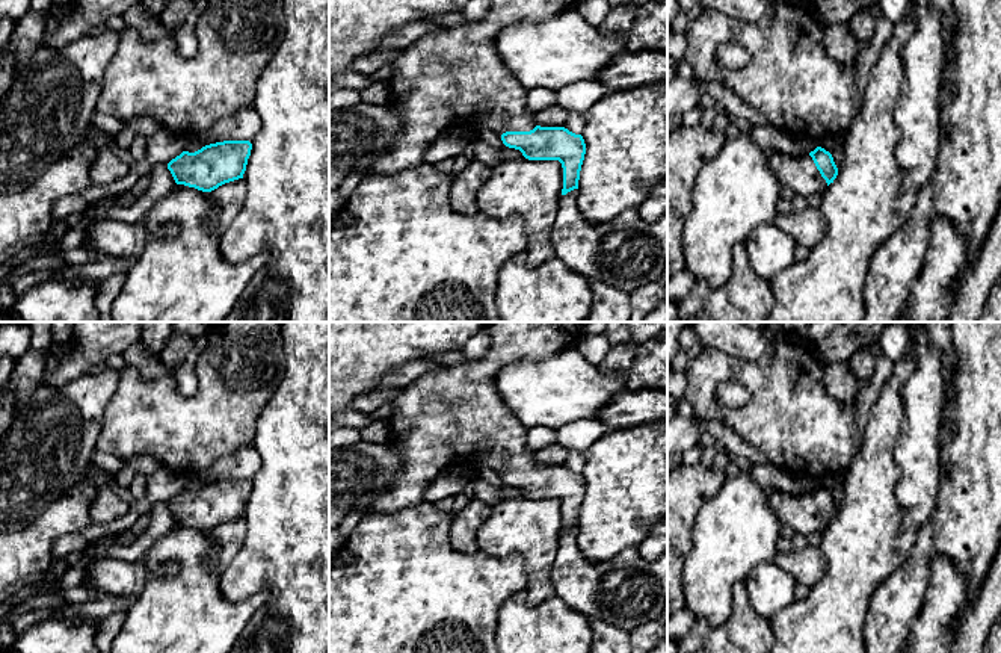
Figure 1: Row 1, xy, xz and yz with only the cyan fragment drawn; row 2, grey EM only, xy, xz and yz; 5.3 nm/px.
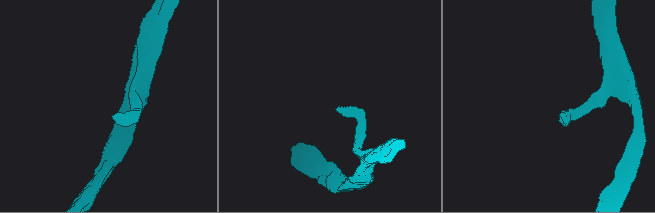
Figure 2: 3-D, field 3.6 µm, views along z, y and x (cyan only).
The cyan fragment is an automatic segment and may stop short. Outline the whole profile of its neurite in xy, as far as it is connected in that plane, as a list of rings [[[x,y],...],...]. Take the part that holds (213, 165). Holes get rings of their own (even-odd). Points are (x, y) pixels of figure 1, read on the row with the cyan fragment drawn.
[[[223,141],[202,147],[195,153],[183,151],[168,163],[177,184],[211,192],[219,186],[243,178],[252,144]]]

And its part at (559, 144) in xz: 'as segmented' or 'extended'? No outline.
extended

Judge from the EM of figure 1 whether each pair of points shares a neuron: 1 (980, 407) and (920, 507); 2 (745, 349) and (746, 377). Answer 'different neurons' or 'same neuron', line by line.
1: different neurons
2: different neurons

